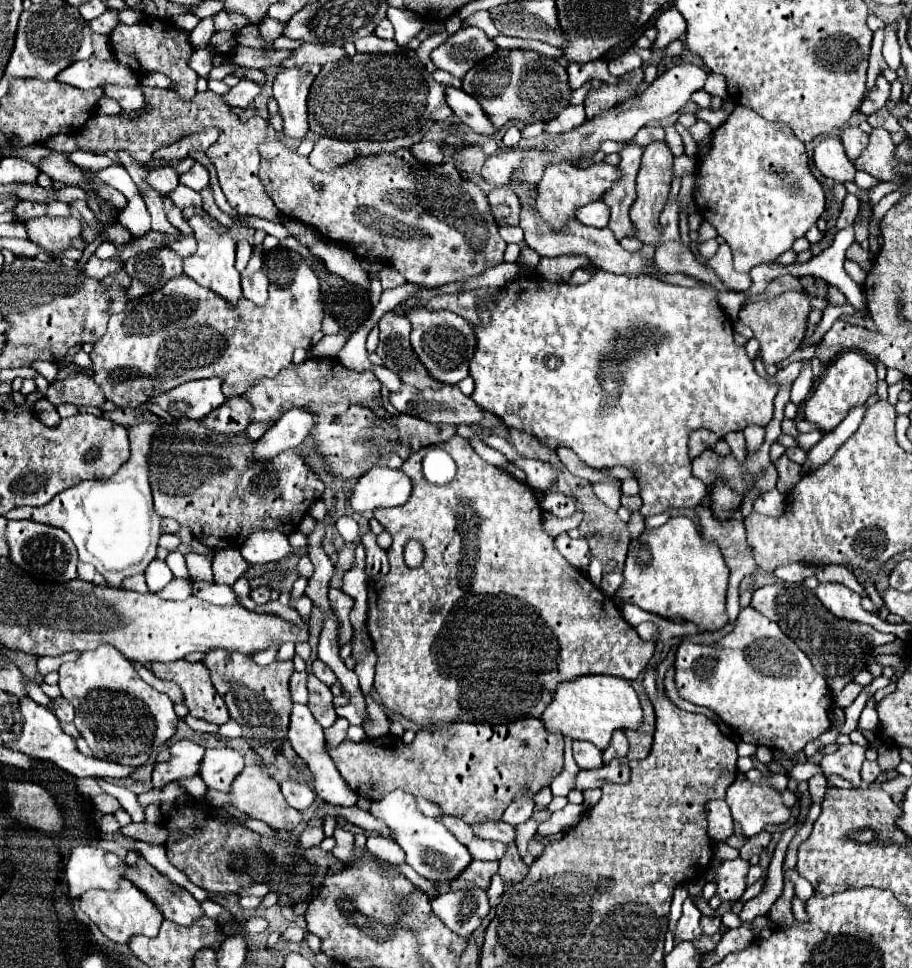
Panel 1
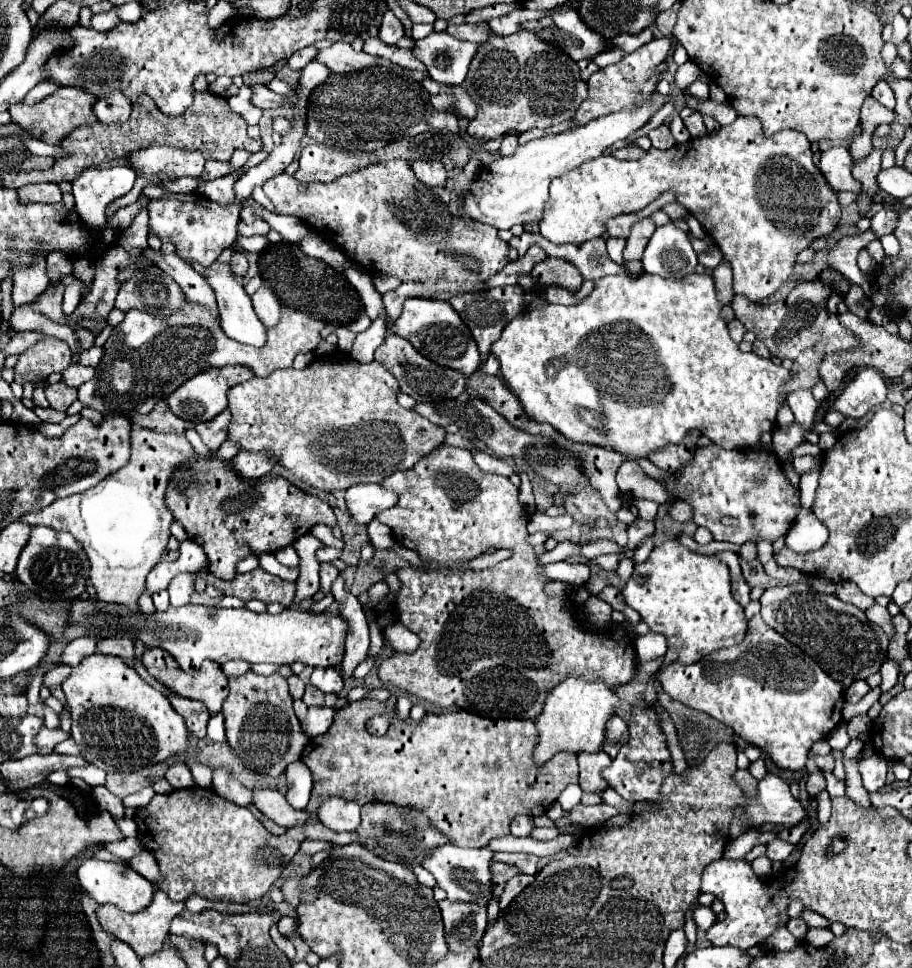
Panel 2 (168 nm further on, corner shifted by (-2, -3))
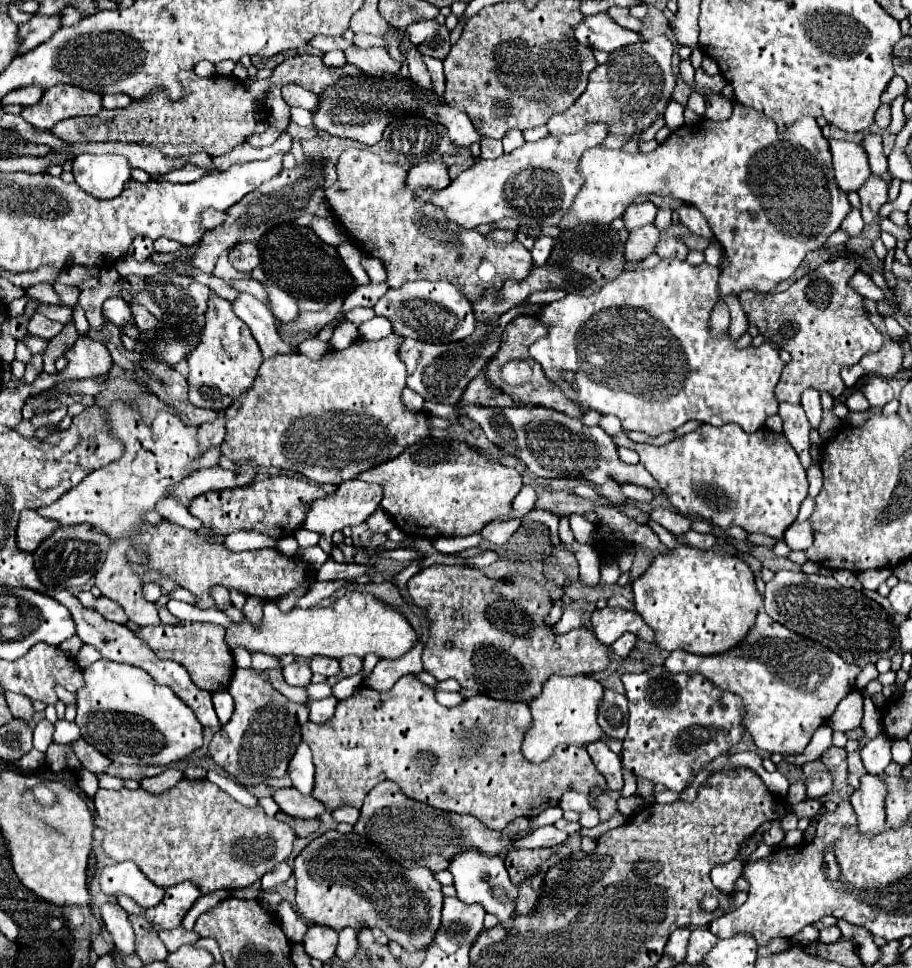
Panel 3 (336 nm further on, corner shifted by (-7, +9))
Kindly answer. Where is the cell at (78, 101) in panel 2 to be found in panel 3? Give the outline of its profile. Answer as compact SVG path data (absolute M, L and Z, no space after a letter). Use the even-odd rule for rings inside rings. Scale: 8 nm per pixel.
M56 84L44 92L42 100L22 110L22 118L36 128L52 130L56 122L74 116L94 116L102 110L102 96L78 86Z

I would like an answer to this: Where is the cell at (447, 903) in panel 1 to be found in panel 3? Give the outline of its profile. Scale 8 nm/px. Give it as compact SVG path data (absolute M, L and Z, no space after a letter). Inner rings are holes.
M444 898L442 924L434 936L434 944L444 952L454 952L462 944L472 944L482 932L486 912L478 904L464 904L458 898Z

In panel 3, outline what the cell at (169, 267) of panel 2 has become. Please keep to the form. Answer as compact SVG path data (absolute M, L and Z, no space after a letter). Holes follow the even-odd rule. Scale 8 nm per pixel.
M212 294L206 312L206 326L200 334L198 346L188 356L188 364L190 402L200 408L226 410L254 384L254 378L262 364L262 354L258 350L256 340L250 334L250 328L234 314L232 304L228 300Z

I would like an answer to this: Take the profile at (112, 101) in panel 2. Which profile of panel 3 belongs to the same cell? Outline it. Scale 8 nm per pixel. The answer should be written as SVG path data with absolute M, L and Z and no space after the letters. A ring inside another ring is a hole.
M106 94L104 96L104 108L126 108L132 102L128 94Z

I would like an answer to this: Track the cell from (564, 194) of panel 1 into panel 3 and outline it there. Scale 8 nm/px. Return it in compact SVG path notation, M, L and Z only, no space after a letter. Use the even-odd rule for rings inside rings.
M742 104L734 106L734 112L728 120L700 120L694 126L684 124L682 128L674 130L664 144L648 154L626 154L622 150L608 150L604 146L590 148L580 160L580 172L584 176L584 184L574 198L572 208L558 224L562 230L574 228L580 222L610 224L614 218L624 214L638 194L656 194L682 200L702 212L712 228L714 238L724 250L726 266L722 268L718 280L720 298L728 294L738 296L744 290L760 294L772 292L782 280L794 274L808 252L822 248L826 238L840 228L842 220L852 210L846 192L838 190L832 170L830 144L822 136L822 130L814 118L806 116L780 134L774 120Z

